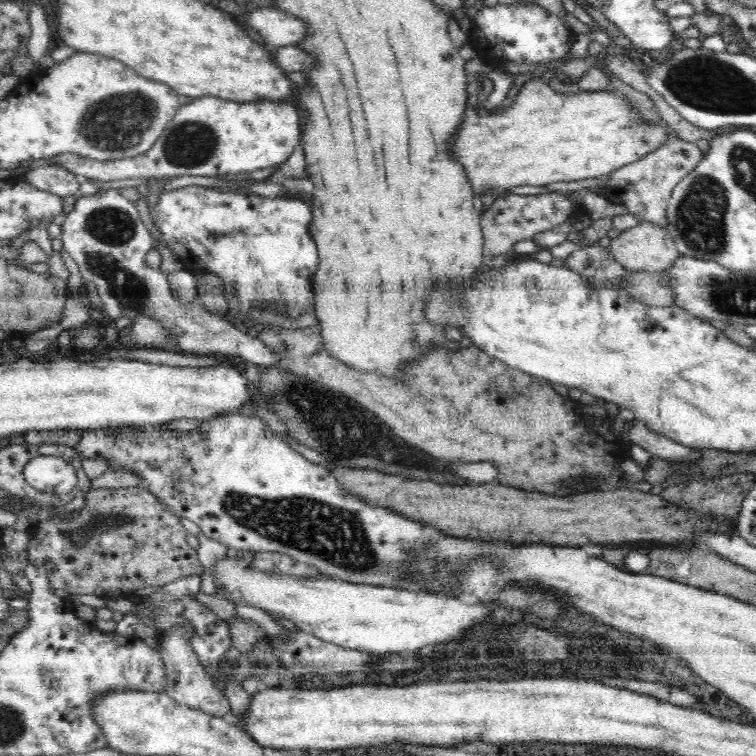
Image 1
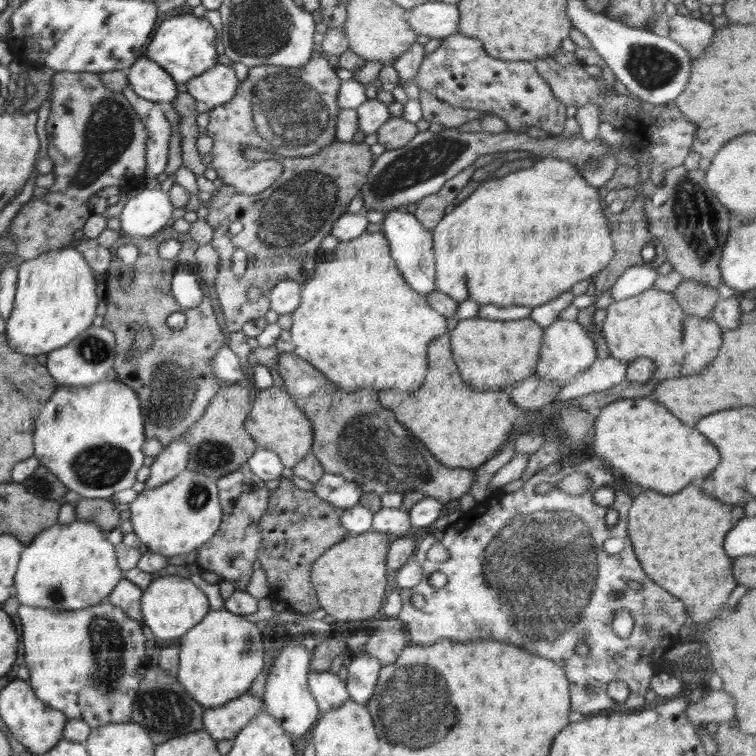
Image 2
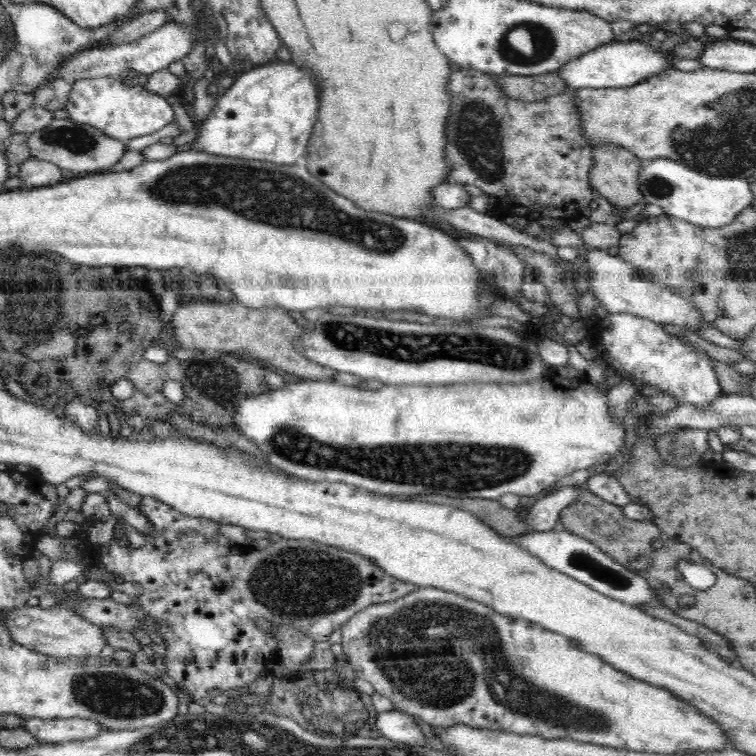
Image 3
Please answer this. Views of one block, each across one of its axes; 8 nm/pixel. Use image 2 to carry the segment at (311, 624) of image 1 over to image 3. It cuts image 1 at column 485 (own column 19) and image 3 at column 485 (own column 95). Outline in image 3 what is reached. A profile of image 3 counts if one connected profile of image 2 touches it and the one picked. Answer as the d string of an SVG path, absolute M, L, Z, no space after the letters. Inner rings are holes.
M418 587L414 592L402 598L397 598L395 601L367 606L366 609L362 609L355 616L352 616L341 627L341 630L341 646L343 653L346 655L344 660L352 666L358 676L361 676L373 686L376 693L390 699L396 708L412 715L415 720L418 718L423 720L424 727L428 730L464 724L474 728L500 729L521 735L540 736L545 739L572 739L578 742L592 743L615 749L671 755L682 755L692 751L717 751L733 748L729 738L711 718L700 714L699 710L680 700L676 695L672 695L668 690L636 680L622 670L616 670L616 667L604 662L597 654L590 654L588 651L580 650L571 638L566 638L536 623L500 614L493 608L480 604L471 598L466 598L461 594L431 587Z

